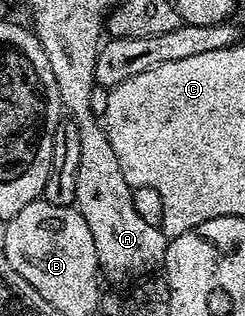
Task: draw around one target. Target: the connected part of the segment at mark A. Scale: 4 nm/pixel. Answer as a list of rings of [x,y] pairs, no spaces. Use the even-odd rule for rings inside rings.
[[[88,119],[79,131],[79,173],[75,176],[75,206],[95,237],[95,257],[104,282],[132,284],[156,272],[165,262],[167,236],[156,222],[148,223],[133,204],[134,188],[119,167],[106,129]]]

